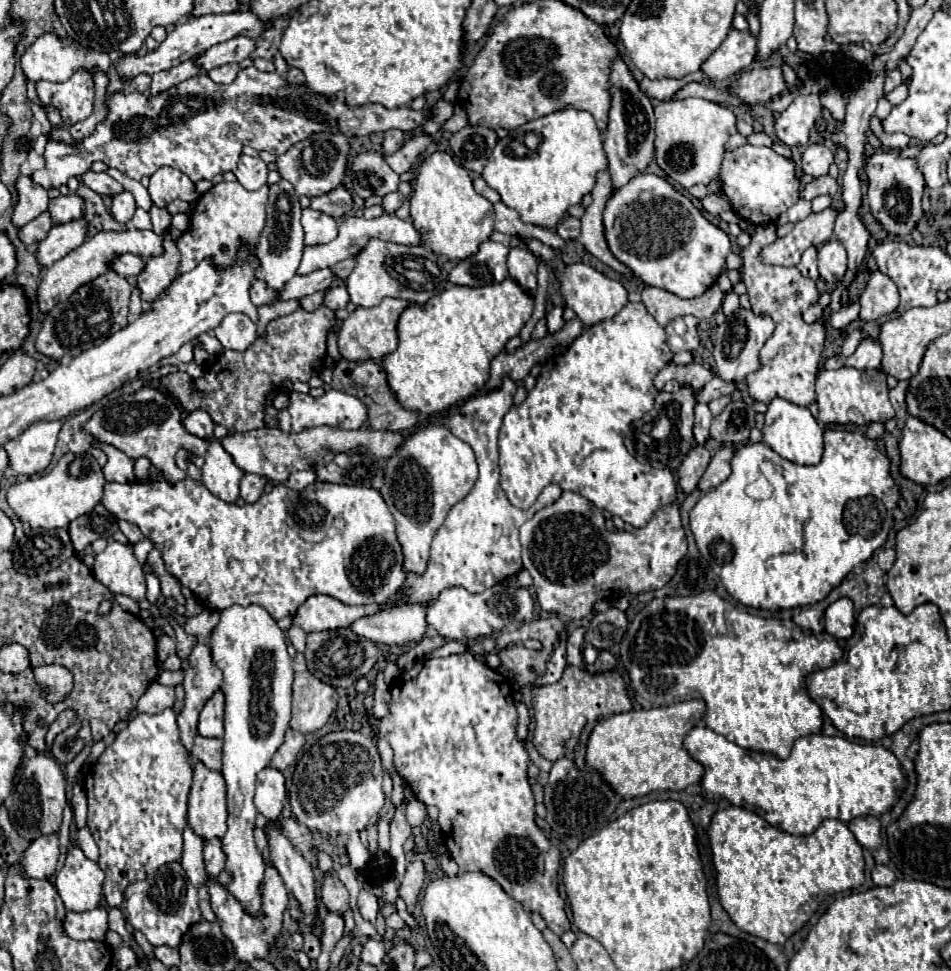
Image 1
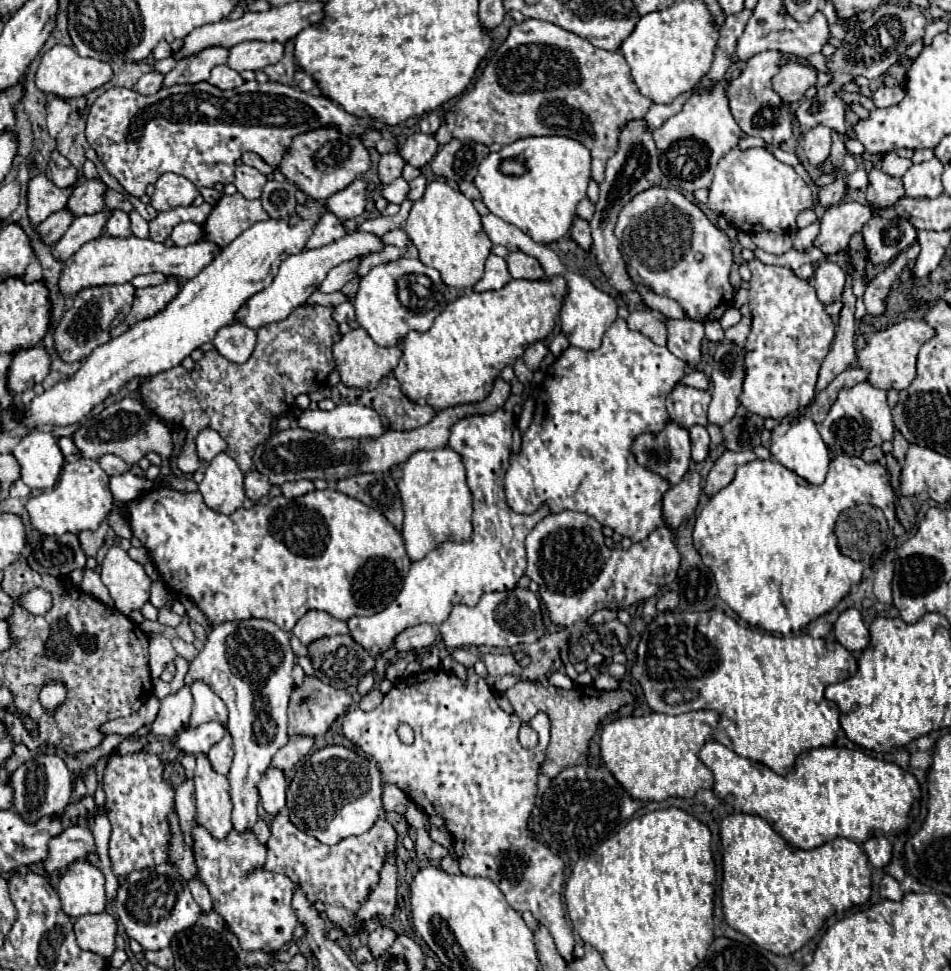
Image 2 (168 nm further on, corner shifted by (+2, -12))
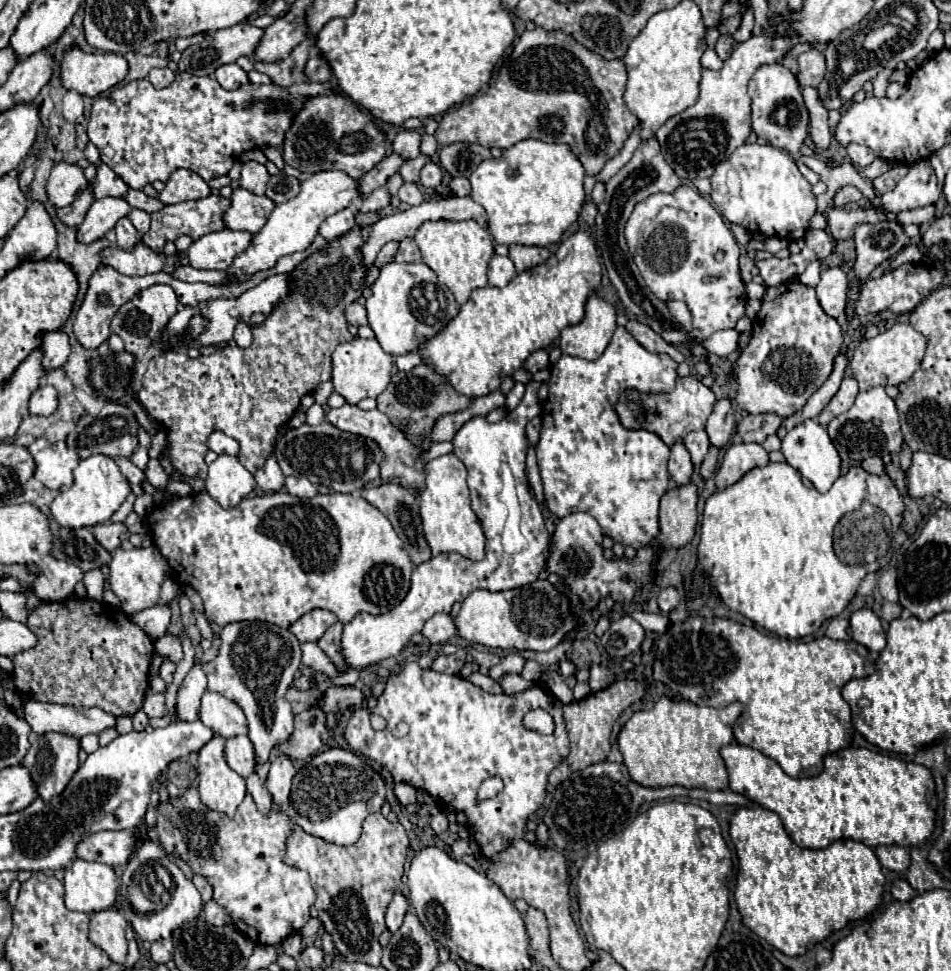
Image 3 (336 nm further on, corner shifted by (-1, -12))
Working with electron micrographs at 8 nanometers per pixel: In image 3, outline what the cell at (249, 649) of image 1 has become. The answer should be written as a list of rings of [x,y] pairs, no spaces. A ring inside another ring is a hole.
[[[234,622],[234,624],[226,624],[220,632],[220,650],[218,656],[204,664],[204,672],[208,676],[208,690],[218,692],[234,702],[238,702],[238,706],[246,712],[248,718],[248,738],[254,744],[256,750],[256,762],[262,764],[268,760],[268,754],[274,746],[278,746],[282,740],[286,740],[286,736],[290,736],[292,728],[294,728],[294,716],[290,712],[290,704],[286,700],[286,692],[294,680],[294,676],[298,674],[300,668],[300,642],[296,640],[296,636],[280,626],[274,626],[270,622]]]

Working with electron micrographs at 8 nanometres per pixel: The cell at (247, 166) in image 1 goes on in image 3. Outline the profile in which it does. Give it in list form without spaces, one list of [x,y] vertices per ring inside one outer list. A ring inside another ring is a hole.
[[[246,162],[242,166],[242,176],[240,176],[240,186],[254,192],[254,194],[264,194],[266,184],[268,184],[268,170],[260,162]]]

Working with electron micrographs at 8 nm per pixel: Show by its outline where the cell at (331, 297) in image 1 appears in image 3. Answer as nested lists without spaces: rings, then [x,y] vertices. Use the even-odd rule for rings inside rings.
[[[354,302],[346,308],[346,318],[350,324],[354,326],[366,326],[368,318],[366,318],[366,308],[360,302]]]

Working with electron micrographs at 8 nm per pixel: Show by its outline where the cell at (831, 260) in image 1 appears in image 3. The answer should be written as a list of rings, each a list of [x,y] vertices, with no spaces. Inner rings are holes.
[[[828,268],[822,272],[822,280],[816,286],[816,294],[822,310],[828,316],[840,318],[844,314],[846,290],[848,290],[848,278],[842,272],[842,268]]]

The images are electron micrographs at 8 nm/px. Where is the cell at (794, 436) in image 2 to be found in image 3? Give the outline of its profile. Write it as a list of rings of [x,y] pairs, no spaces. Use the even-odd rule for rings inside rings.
[[[804,420],[802,424],[798,424],[798,428],[792,428],[782,440],[782,454],[786,456],[786,462],[792,468],[796,468],[804,478],[808,478],[814,484],[818,492],[828,492],[840,476],[840,454],[834,448],[826,428],[820,426],[816,420]]]

